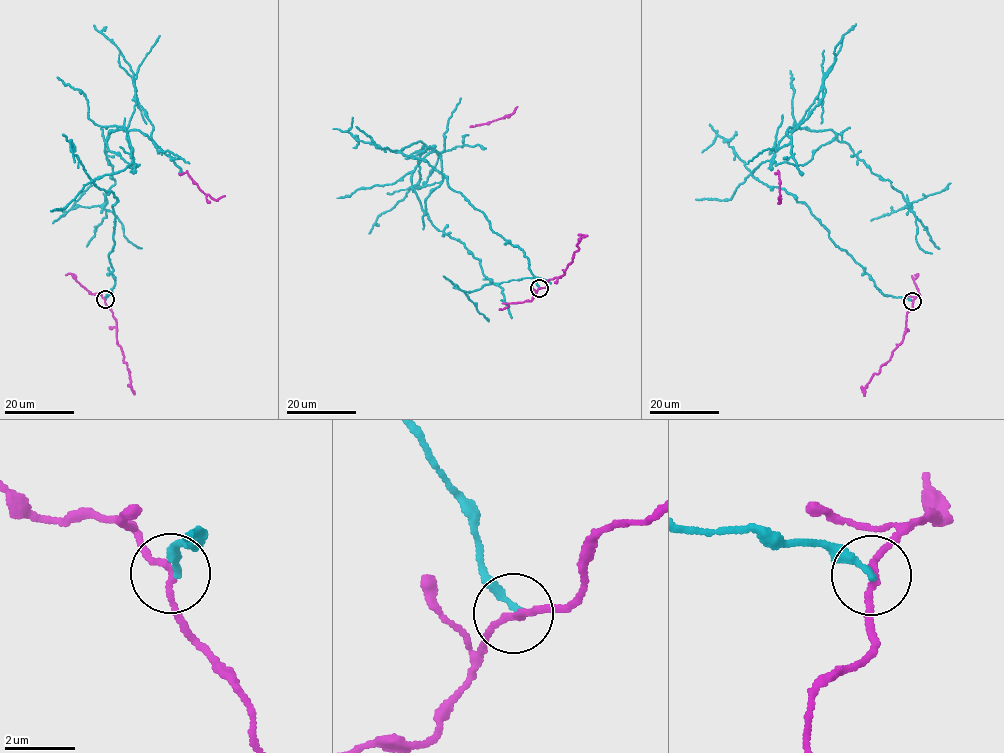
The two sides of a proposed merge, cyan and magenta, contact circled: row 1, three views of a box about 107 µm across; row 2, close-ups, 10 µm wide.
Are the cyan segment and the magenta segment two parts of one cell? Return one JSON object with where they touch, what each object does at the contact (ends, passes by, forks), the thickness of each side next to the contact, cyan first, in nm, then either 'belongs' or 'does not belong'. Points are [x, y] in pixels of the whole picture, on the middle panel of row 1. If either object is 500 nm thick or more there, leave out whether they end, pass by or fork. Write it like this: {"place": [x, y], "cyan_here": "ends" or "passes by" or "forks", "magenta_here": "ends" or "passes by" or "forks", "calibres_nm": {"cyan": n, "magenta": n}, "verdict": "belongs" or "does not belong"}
{"place": [539, 288], "cyan_here": "ends", "magenta_here": "passes by", "calibres_nm": {"cyan": 200, "magenta": 160}, "verdict": "does not belong"}

